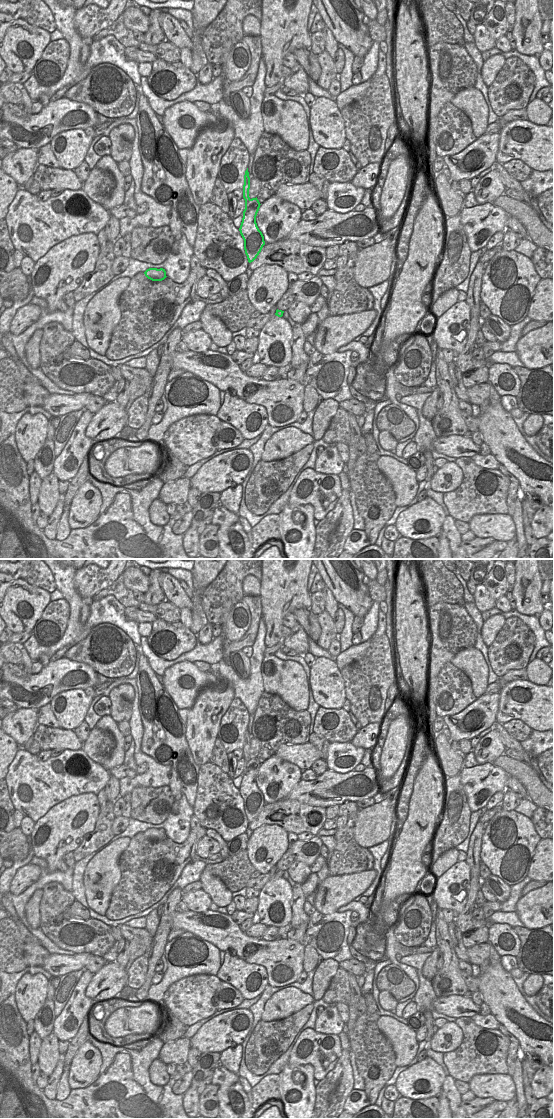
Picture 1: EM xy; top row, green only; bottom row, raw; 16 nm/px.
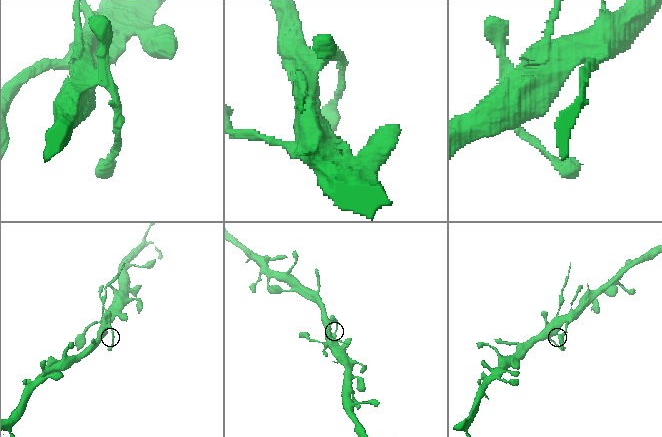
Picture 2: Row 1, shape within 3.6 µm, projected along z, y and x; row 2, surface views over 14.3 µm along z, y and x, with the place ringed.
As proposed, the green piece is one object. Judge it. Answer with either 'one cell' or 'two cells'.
two cells

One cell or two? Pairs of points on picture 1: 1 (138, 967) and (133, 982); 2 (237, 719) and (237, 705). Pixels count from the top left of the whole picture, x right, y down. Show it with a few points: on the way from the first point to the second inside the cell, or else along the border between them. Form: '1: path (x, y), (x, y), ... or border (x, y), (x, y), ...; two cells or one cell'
1: path (137, 971), (136, 978); one cell
2: path (237, 716), (237, 708); one cell

